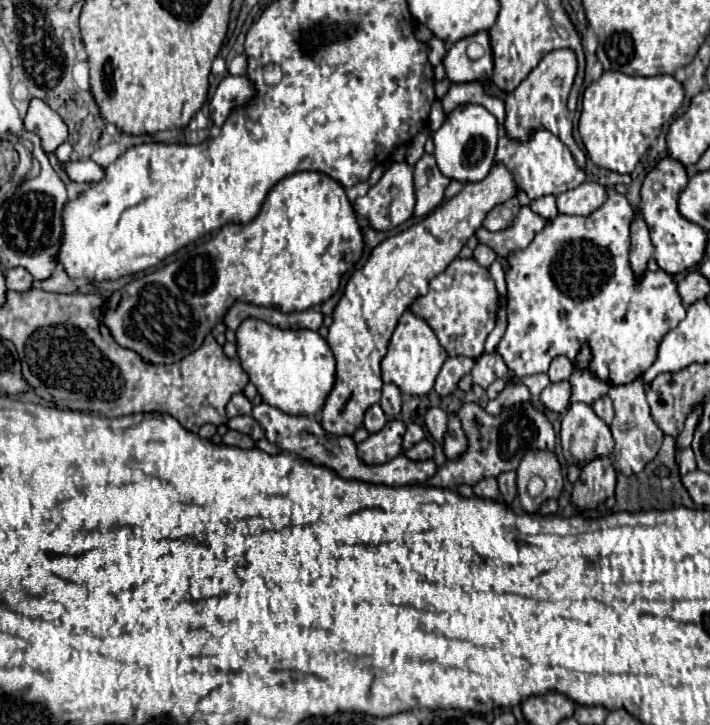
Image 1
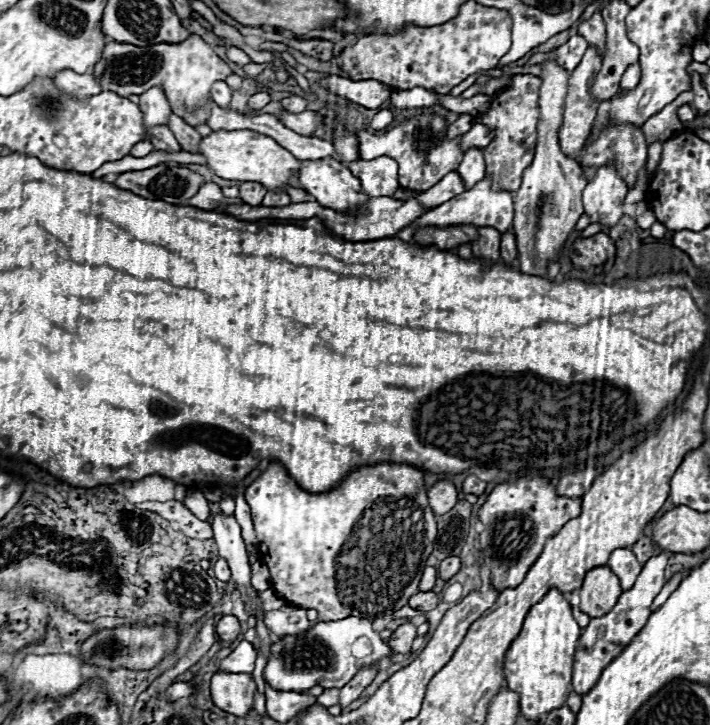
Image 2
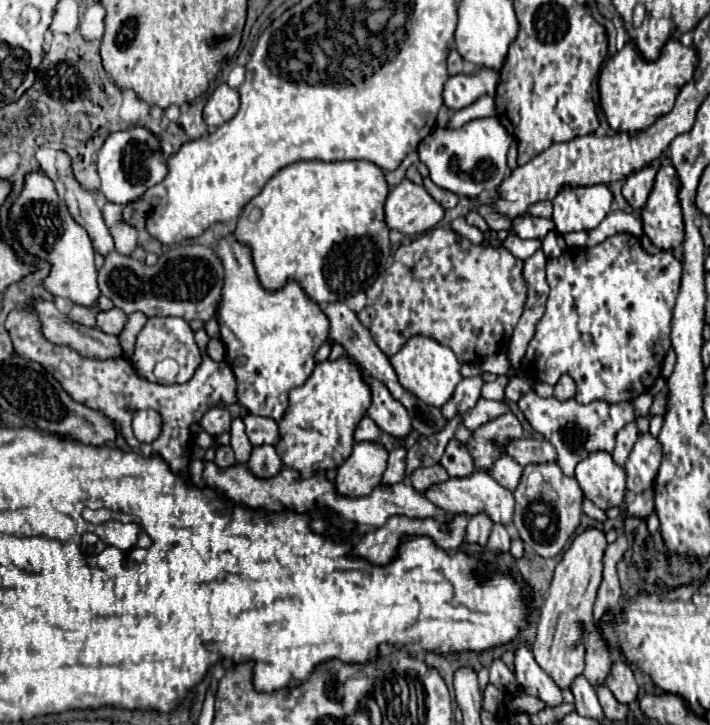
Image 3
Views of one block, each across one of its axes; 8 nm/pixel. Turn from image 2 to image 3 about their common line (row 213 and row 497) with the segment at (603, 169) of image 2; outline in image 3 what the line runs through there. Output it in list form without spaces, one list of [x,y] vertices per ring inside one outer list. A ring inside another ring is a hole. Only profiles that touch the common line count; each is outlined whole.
[[[596,452],[576,466],[576,480],[584,496],[602,510],[622,504],[626,480],[624,468],[614,464],[608,452]]]

